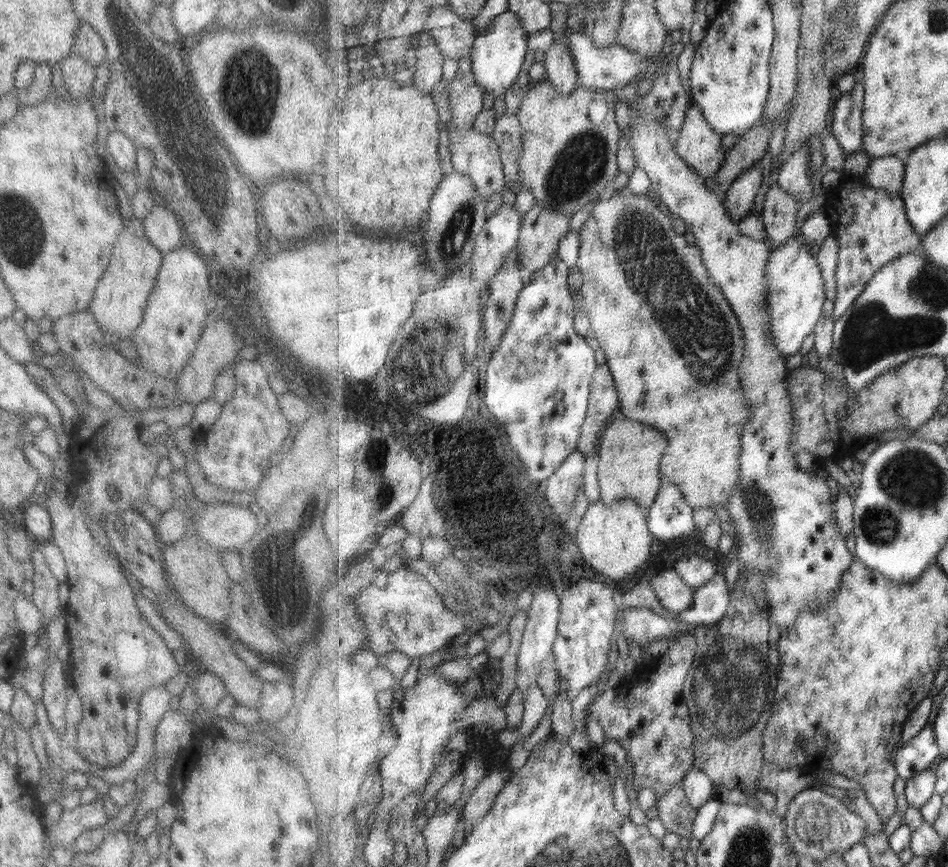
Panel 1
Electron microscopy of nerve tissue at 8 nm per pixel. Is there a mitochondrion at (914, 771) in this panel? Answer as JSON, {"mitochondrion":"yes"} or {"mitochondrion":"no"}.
{"mitochondrion":"no"}

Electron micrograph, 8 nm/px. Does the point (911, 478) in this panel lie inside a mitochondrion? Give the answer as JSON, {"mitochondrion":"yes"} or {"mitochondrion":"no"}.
{"mitochondrion":"yes"}

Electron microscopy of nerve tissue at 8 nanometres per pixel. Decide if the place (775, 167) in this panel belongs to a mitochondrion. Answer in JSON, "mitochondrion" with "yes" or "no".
{"mitochondrion":"no"}

